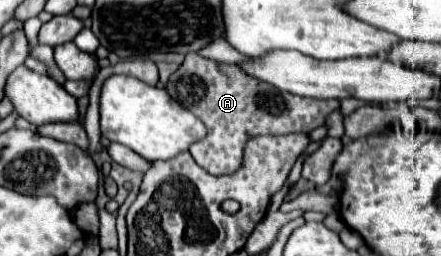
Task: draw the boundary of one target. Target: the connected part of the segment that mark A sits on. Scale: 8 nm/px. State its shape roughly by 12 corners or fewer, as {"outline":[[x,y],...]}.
{"outline":[[197,53],[167,93],[205,123],[189,153],[237,171],[247,139],[311,133],[335,99],[285,93]]}

